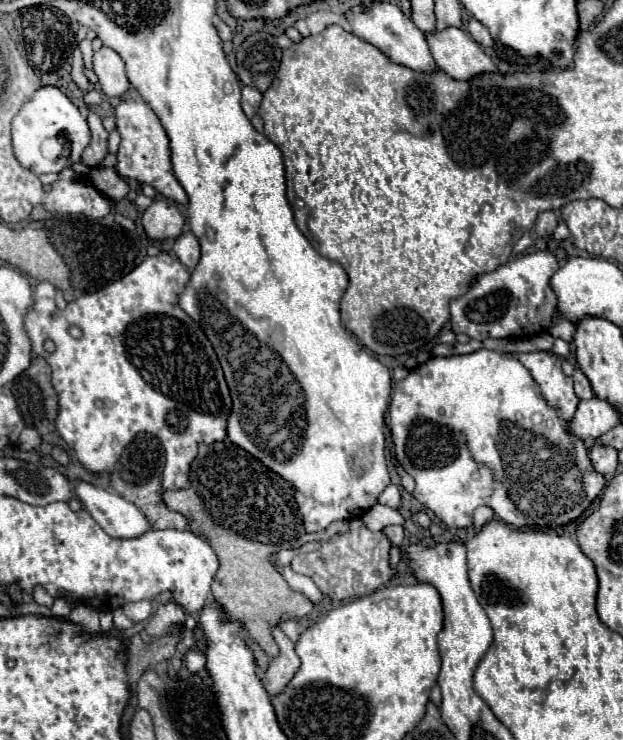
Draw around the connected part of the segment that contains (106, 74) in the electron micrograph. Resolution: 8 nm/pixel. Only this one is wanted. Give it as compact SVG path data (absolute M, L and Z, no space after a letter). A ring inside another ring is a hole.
M110 47L98 49L92 57L92 69L98 75L98 83L106 97L120 97L122 93L128 91L130 83L124 71L124 61L114 49Z

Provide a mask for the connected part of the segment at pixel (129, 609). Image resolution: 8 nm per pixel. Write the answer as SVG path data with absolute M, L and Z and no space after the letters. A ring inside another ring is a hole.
M150 601L126 603L122 609L124 609L124 613L126 613L126 617L128 617L130 621L140 623L140 621L144 621L144 619L150 617L150 613L152 613L152 603L150 603Z

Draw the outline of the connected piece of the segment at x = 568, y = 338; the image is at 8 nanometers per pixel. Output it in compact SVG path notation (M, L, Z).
M558 319L554 325L552 325L552 335L554 337L560 337L560 339L564 339L566 343L570 343L572 345L572 337L574 337L574 325L570 323L570 321L566 321L566 319Z

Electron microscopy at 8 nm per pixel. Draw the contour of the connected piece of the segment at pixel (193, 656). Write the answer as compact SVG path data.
M188 651L188 653L186 653L186 665L188 665L188 669L190 669L192 673L198 673L200 669L204 669L206 659L204 659L204 655L198 653L198 651Z

